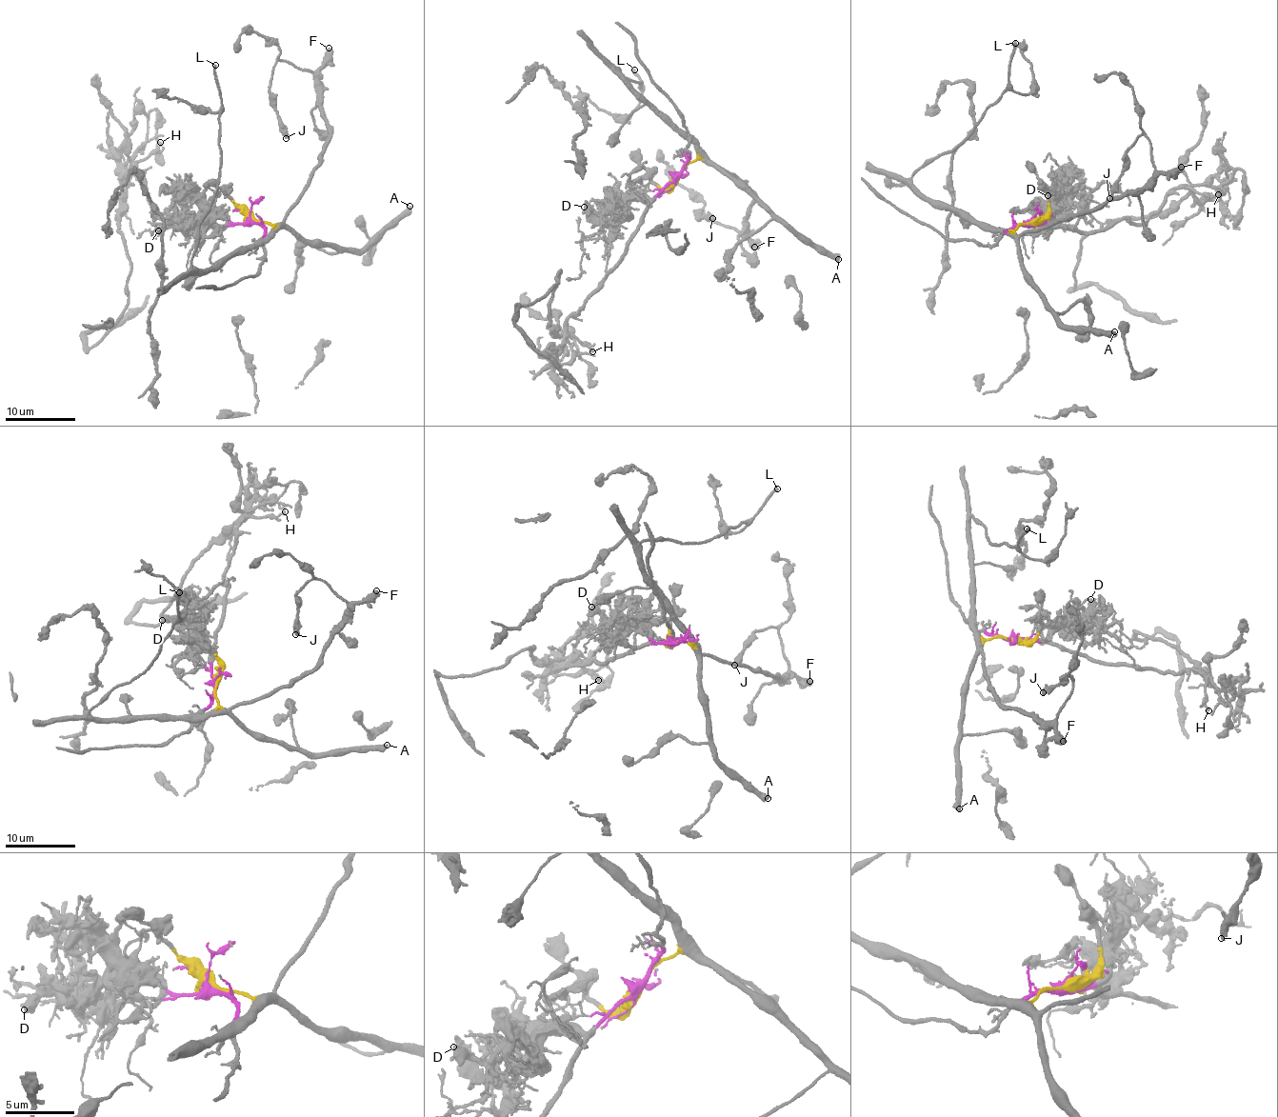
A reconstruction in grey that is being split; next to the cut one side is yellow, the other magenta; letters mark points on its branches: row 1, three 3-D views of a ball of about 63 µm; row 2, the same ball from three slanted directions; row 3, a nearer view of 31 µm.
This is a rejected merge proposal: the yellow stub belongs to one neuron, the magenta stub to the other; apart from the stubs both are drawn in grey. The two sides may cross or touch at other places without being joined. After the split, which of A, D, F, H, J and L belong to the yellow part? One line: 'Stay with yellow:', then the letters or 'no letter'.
Stay with yellow: A, F, J, L

